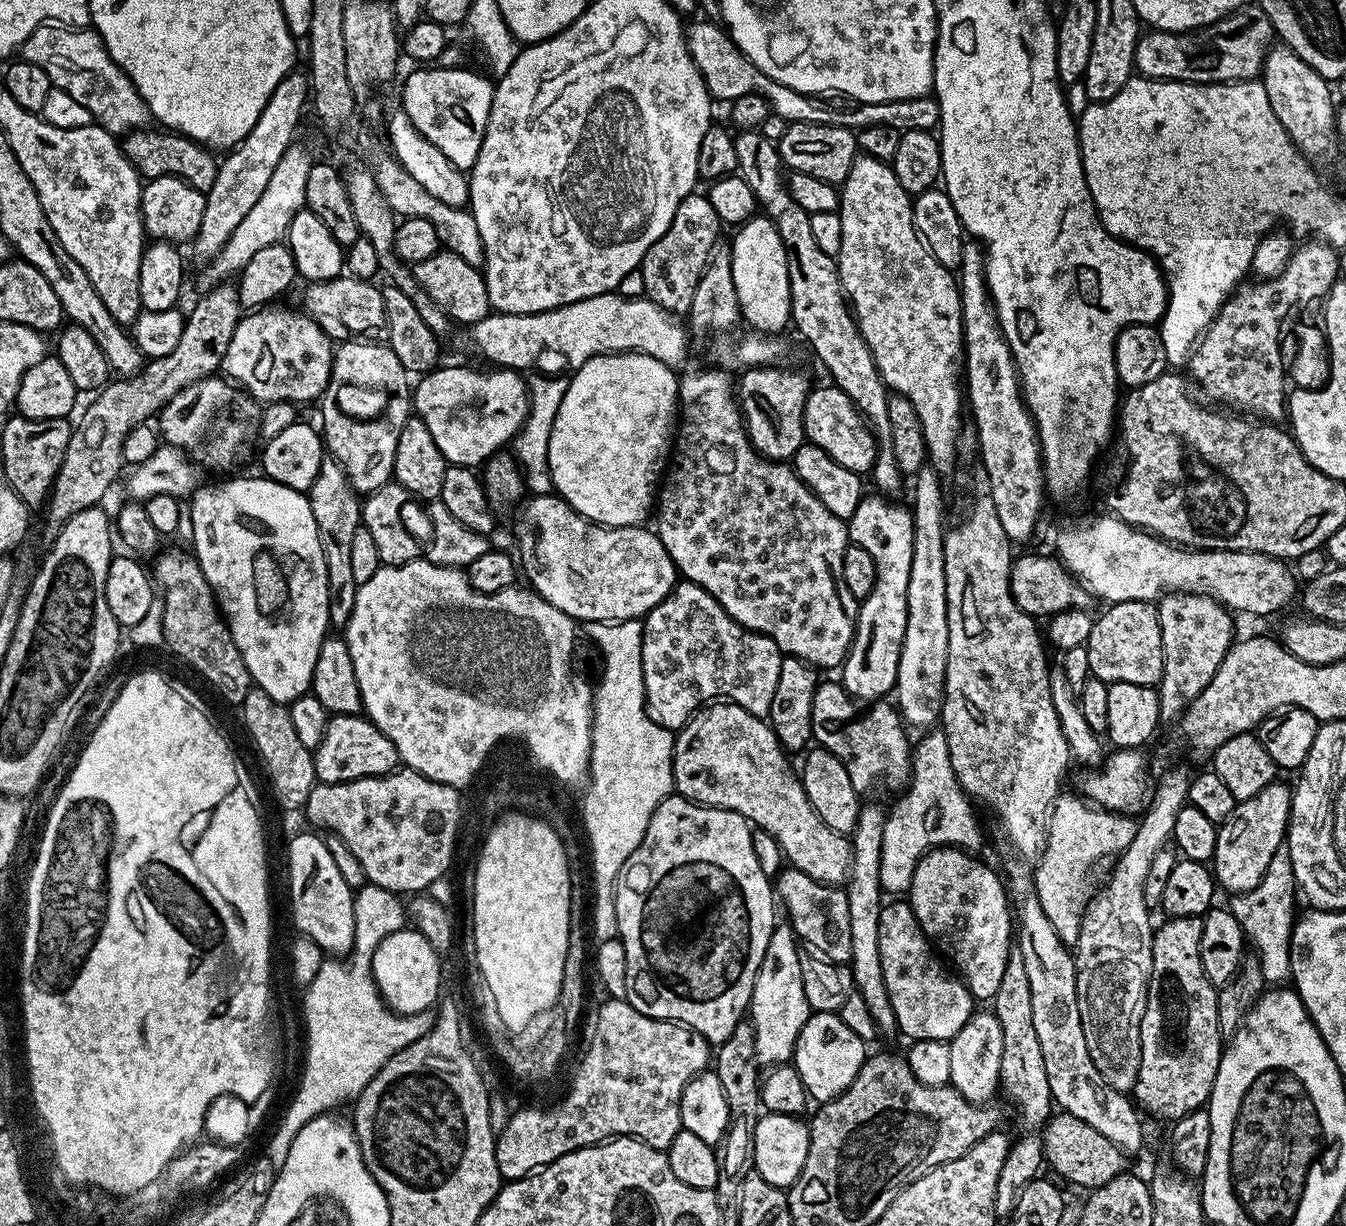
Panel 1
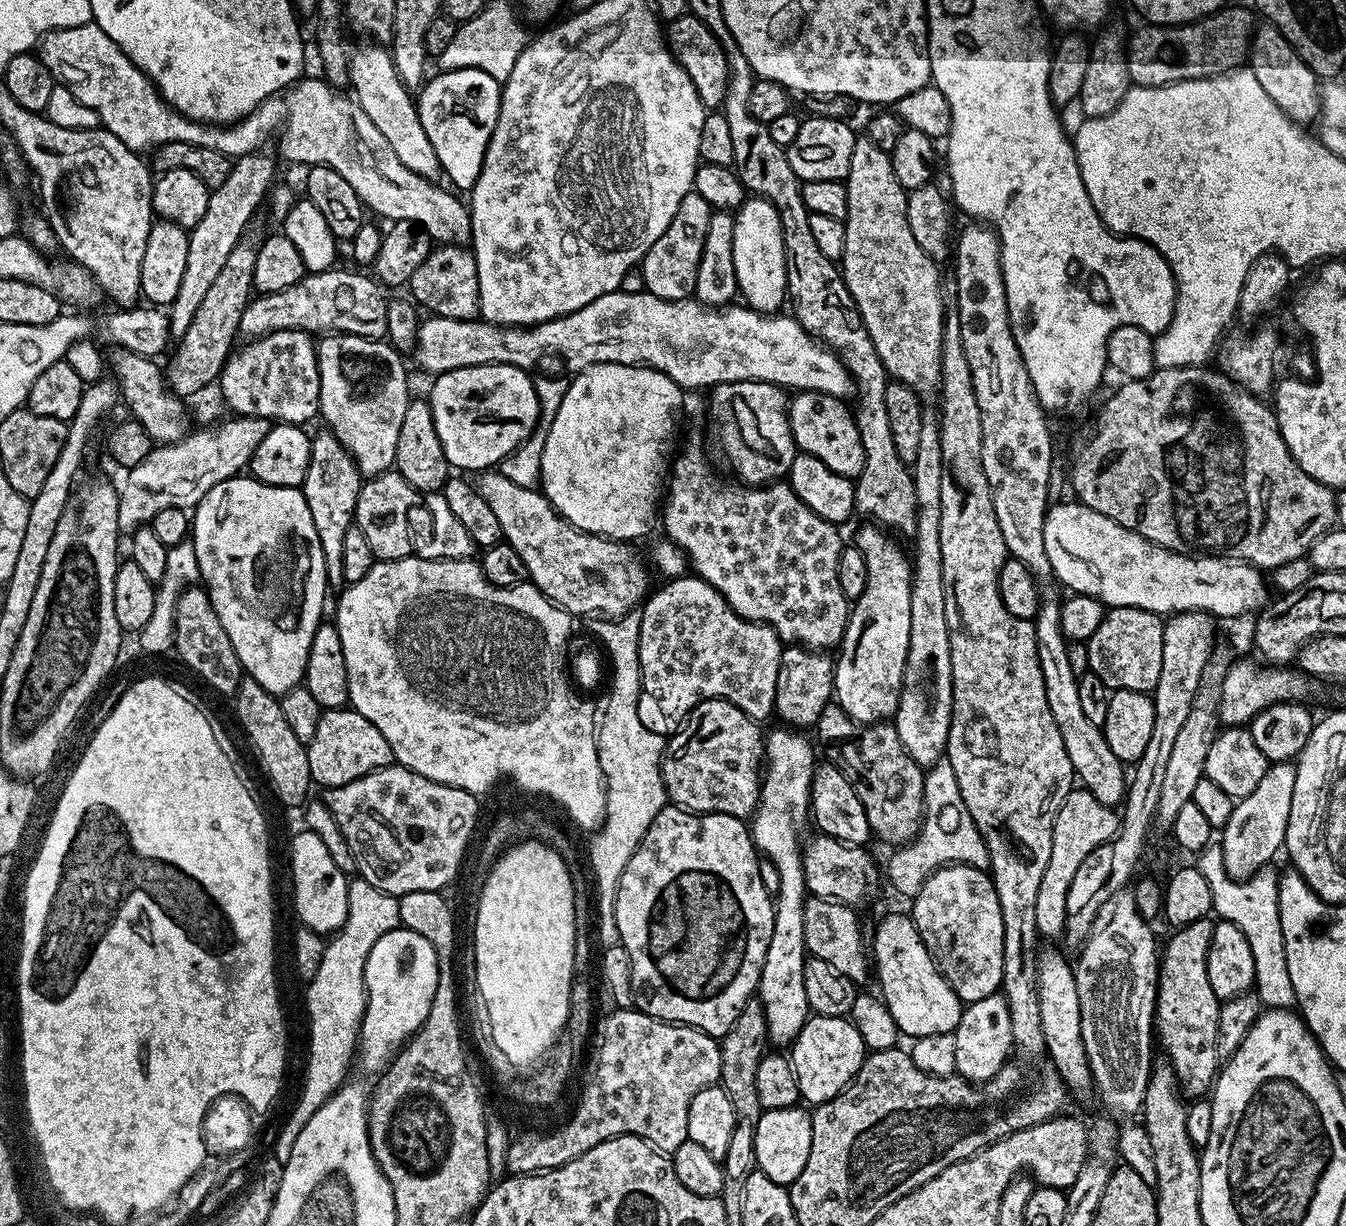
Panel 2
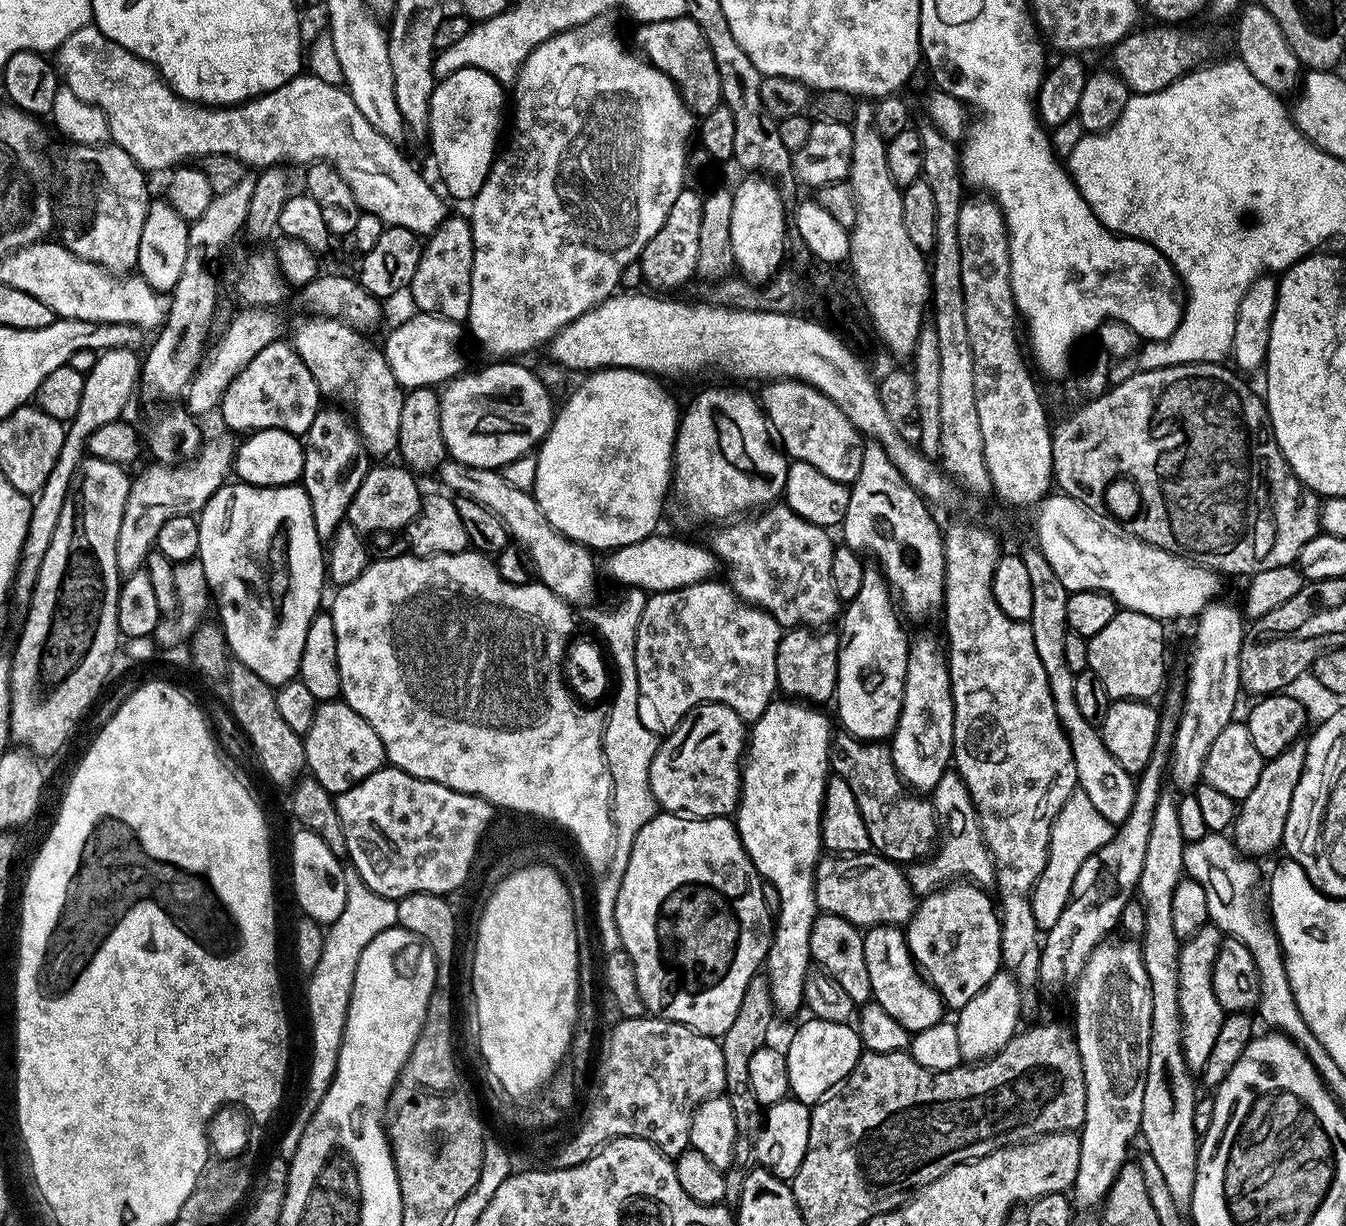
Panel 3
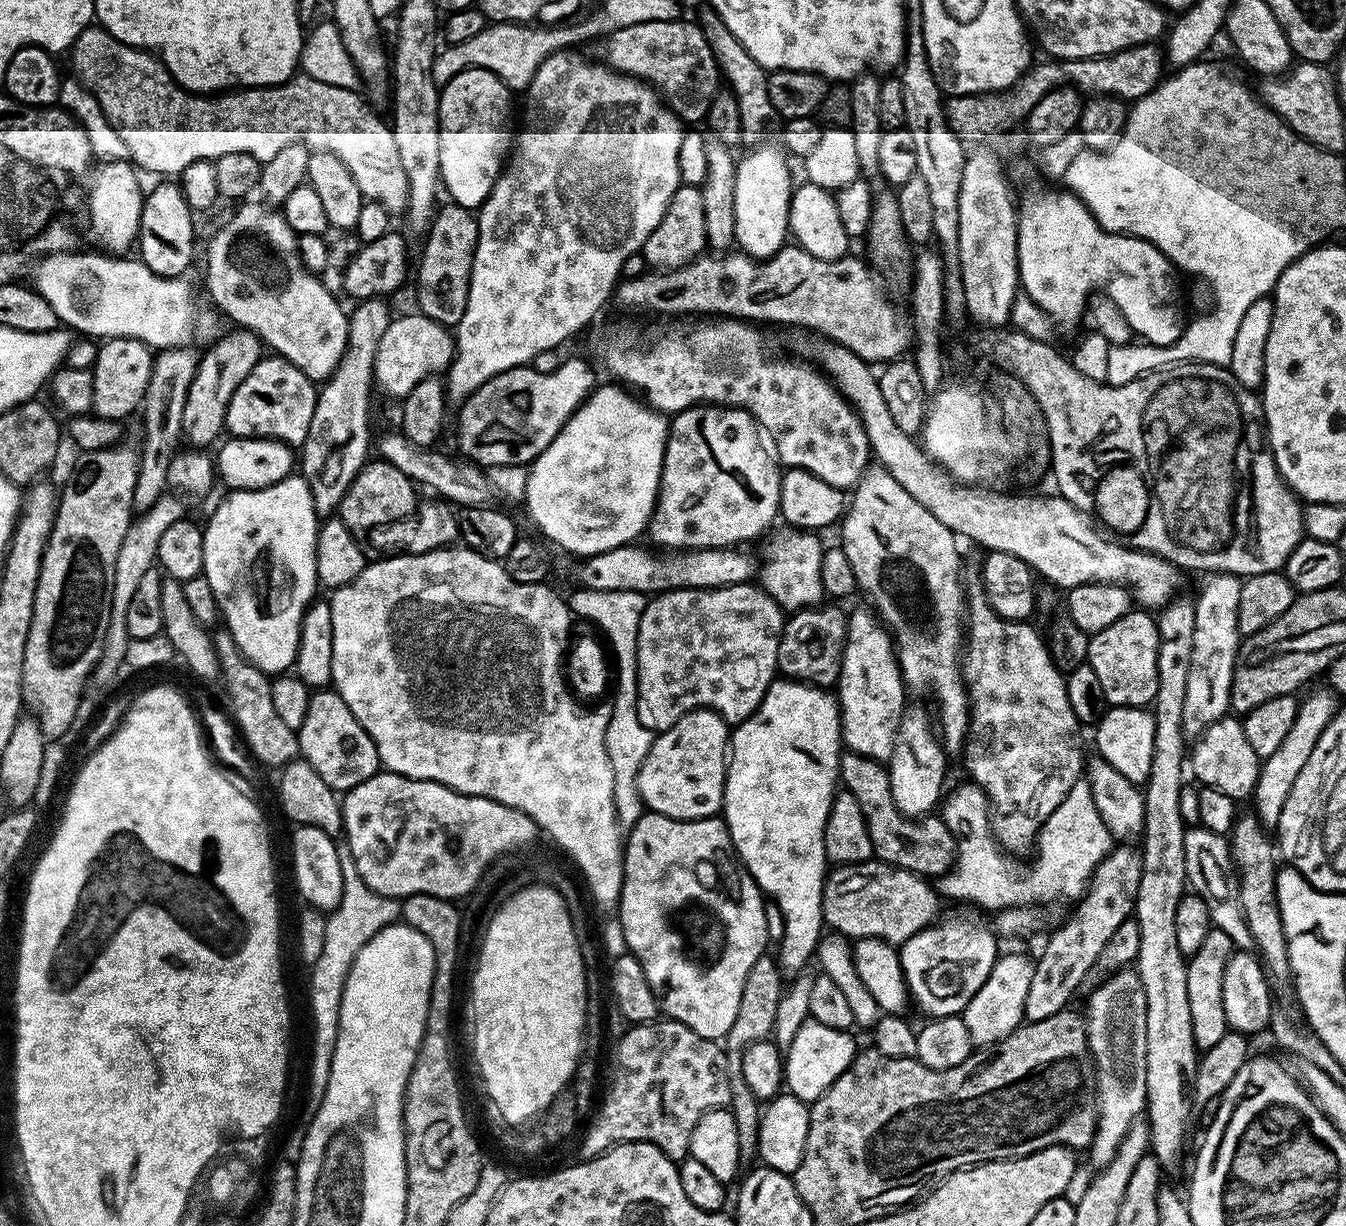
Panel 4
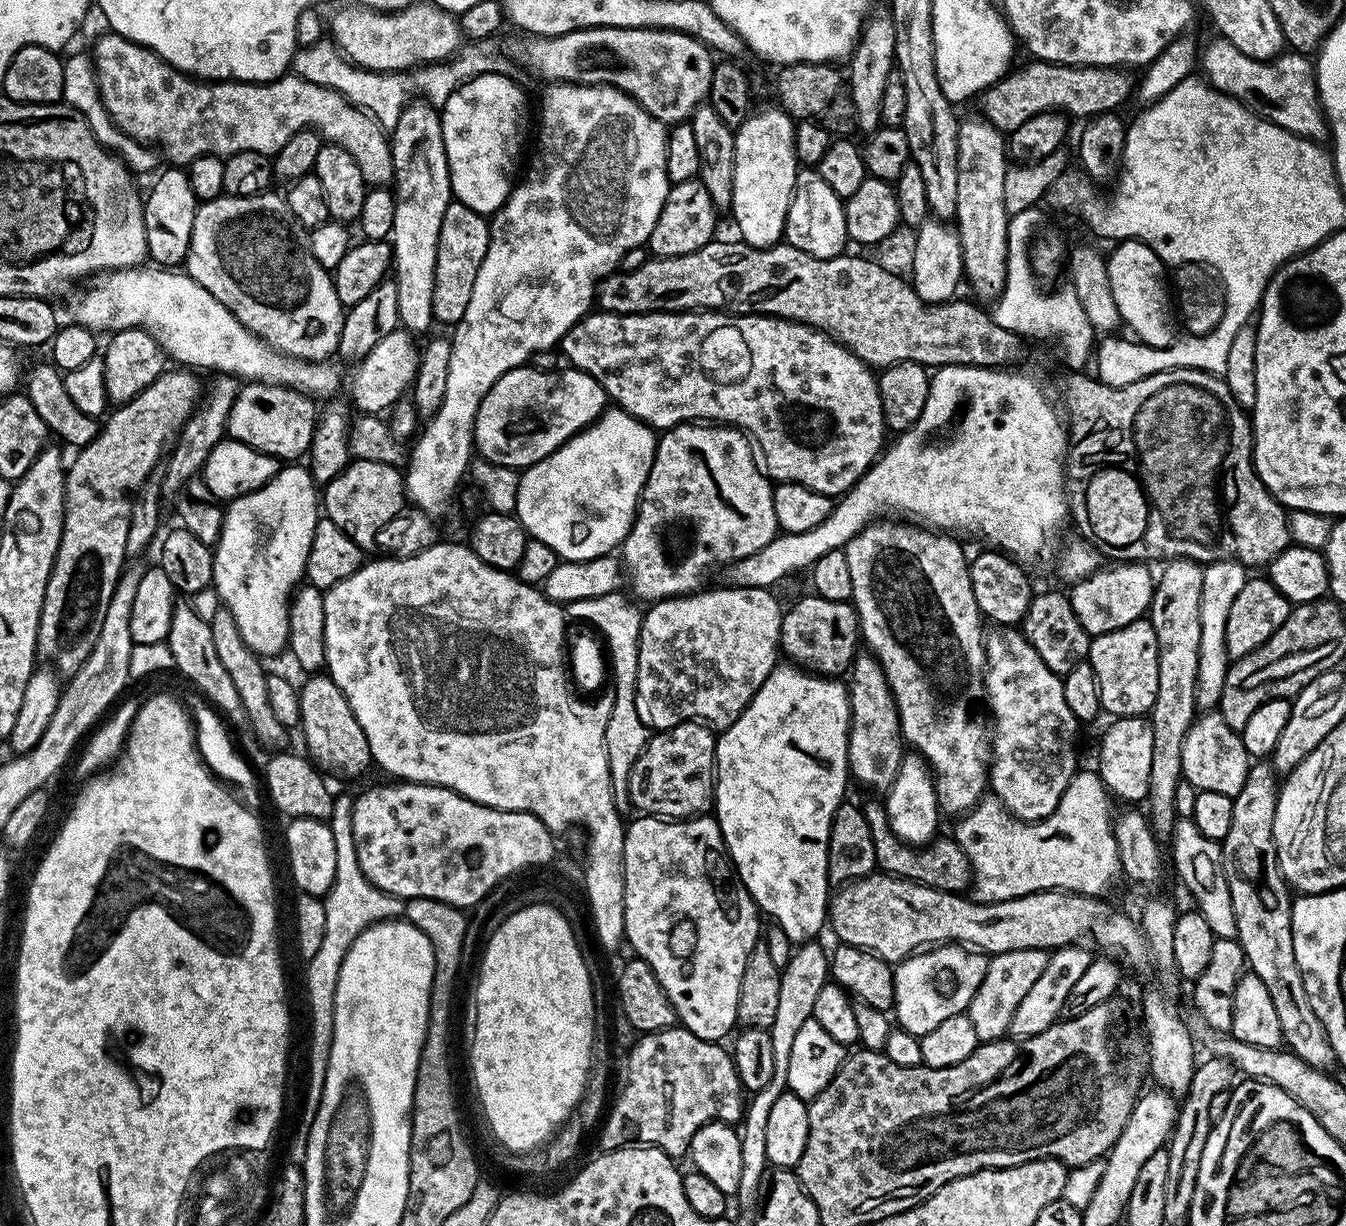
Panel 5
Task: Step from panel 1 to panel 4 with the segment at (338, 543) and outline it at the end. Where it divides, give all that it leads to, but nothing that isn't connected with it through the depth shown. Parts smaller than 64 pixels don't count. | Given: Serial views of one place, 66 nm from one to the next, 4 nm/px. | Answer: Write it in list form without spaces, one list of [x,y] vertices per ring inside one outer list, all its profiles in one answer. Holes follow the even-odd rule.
[[[377,298],[375,300],[362,300],[355,305],[356,309],[351,309],[348,317],[348,345],[344,351],[344,357],[340,359],[340,364],[335,372],[323,381],[322,387],[319,389],[316,405],[314,406],[314,418],[310,418],[310,430],[306,430],[306,438],[304,439],[302,447],[298,452],[298,468],[302,473],[306,483],[310,486],[310,494],[314,502],[314,510],[317,517],[328,518],[339,509],[342,498],[346,494],[346,490],[350,490],[350,482],[354,482],[354,478],[364,469],[365,464],[369,463],[370,455],[368,456],[368,411],[372,408],[372,400],[368,395],[371,394],[372,388],[374,392],[374,373],[376,371],[376,355],[378,354],[378,346],[382,342],[382,334],[386,334],[388,325],[390,323],[390,315],[388,316],[388,308],[383,299]]]

